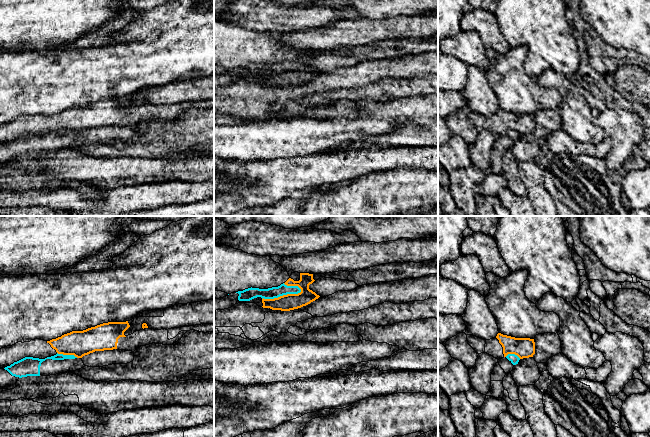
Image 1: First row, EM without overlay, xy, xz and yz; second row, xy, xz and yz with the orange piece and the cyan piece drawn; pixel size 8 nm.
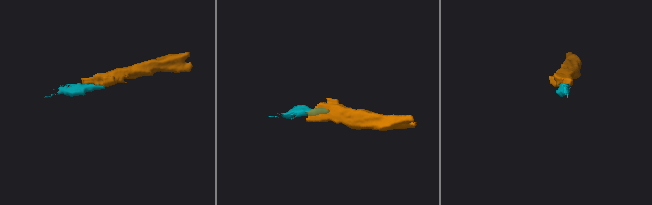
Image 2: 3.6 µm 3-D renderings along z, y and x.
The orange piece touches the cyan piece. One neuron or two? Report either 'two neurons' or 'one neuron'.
two neurons

